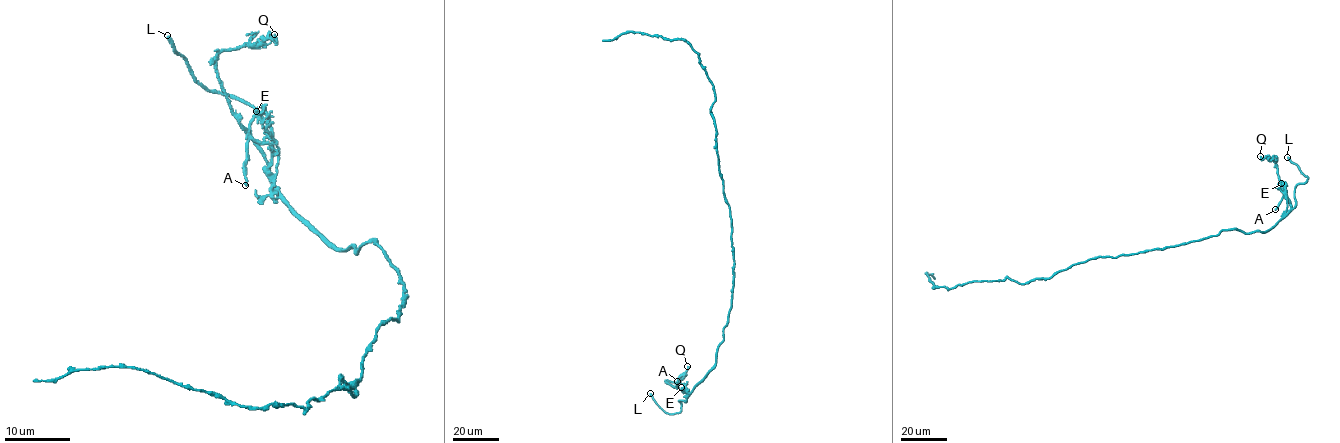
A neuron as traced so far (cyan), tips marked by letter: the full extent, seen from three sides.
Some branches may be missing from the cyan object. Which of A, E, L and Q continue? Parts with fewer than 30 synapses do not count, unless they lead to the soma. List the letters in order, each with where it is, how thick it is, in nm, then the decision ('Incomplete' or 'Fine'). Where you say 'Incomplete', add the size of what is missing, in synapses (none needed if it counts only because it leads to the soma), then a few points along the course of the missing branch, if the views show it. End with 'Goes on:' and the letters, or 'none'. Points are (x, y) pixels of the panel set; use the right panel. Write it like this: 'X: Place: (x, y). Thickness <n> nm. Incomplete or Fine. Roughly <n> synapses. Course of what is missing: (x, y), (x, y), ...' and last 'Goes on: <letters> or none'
A: Place: (1275, 209). Thickness 240 nm. Fine
E: Place: (1281, 183). Thickness 170 nm. Fine
L: Place: (1287, 157). Thickness 280 nm. Incomplete. Course of what is missing: (1287, 157), (1272, 146)
Q: Place: (1260, 156). Thickness 240 nm. Fine
Goes on: L

